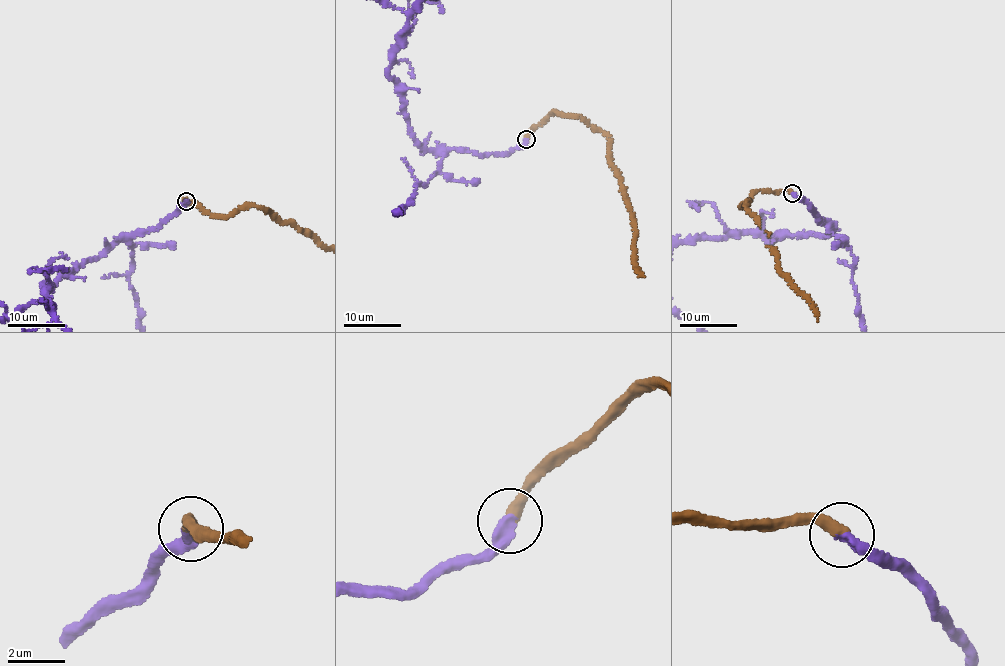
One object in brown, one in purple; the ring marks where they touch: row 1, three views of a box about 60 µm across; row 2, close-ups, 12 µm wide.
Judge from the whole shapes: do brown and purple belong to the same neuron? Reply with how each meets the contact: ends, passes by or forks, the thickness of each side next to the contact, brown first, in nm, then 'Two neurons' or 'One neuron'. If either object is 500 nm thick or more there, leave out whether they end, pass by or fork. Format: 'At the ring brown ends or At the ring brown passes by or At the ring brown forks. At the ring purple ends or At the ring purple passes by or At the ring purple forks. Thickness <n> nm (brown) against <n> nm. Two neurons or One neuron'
At the ring brown ends. At the ring purple ends. Thickness 420 nm (brown) against 400 nm. One neuron

